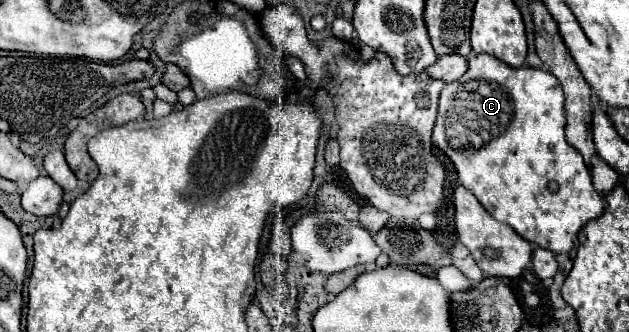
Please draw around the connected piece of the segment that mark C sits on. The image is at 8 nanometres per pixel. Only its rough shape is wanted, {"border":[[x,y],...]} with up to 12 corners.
{"border":[[468,56],[432,142],[556,254],[602,214],[546,70]]}

